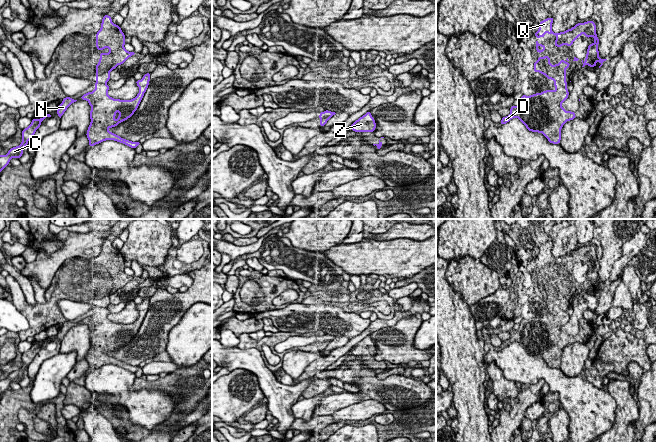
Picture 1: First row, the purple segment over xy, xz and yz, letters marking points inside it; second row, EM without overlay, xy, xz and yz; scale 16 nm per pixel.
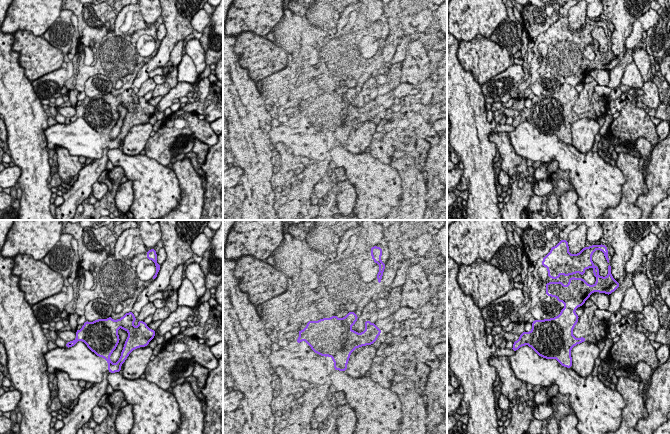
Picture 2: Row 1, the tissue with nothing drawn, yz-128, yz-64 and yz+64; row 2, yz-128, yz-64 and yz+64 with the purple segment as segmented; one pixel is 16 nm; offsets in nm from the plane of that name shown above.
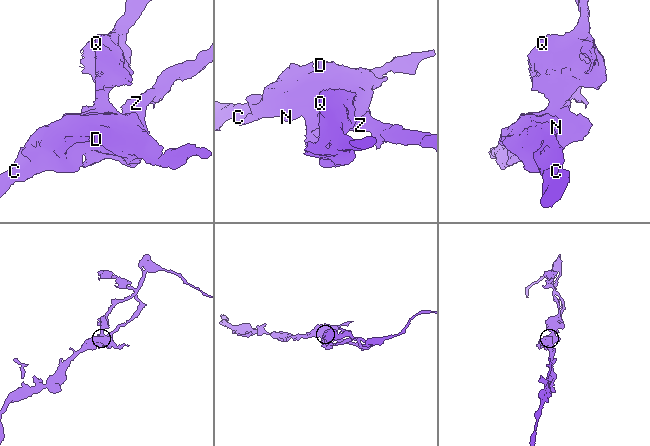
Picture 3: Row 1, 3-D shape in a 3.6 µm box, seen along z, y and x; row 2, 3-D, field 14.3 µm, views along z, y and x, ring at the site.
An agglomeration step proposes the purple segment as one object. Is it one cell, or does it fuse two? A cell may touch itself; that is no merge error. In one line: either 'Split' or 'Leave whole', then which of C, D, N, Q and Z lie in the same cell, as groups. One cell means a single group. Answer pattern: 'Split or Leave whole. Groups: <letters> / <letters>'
Split. Groups: C D N Z / Q

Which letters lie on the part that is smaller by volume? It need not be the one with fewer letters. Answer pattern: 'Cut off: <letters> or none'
Cut off: Q

